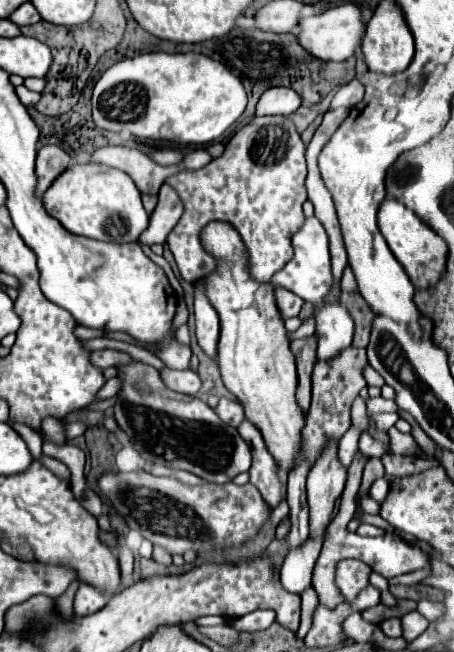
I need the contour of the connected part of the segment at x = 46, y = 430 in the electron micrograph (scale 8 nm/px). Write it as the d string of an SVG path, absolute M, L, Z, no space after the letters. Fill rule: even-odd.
M53 418L43 420L43 428L41 428L41 430L43 430L45 440L51 440L51 442L55 442L55 444L63 444L63 442L65 442L63 426L61 426L59 420L53 420Z

